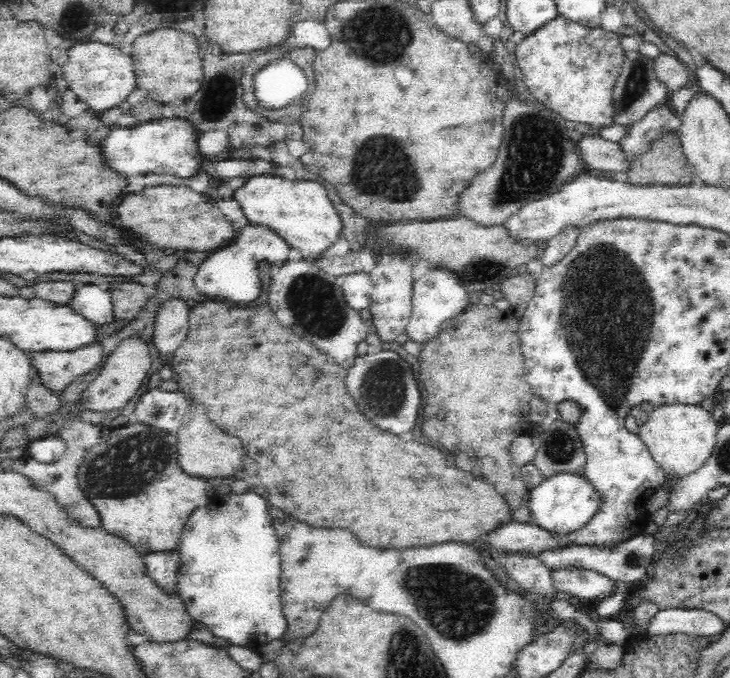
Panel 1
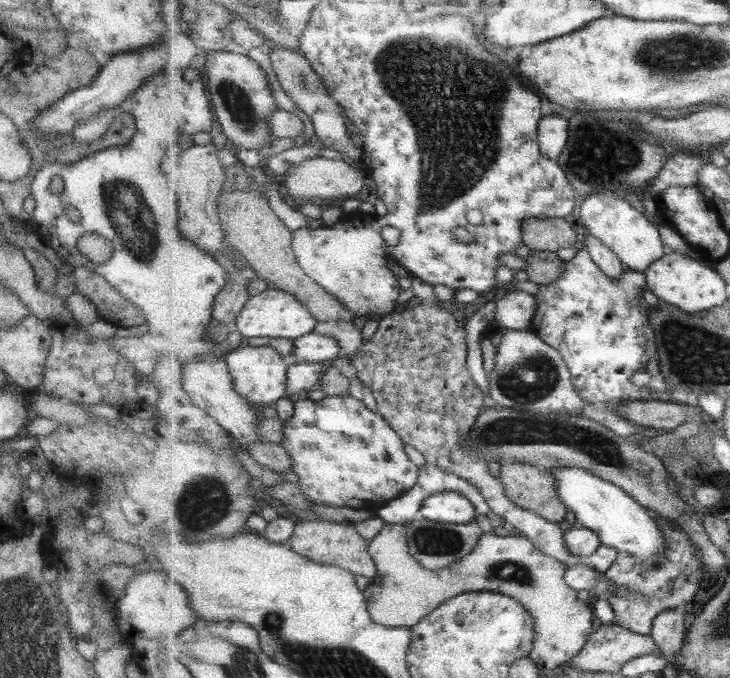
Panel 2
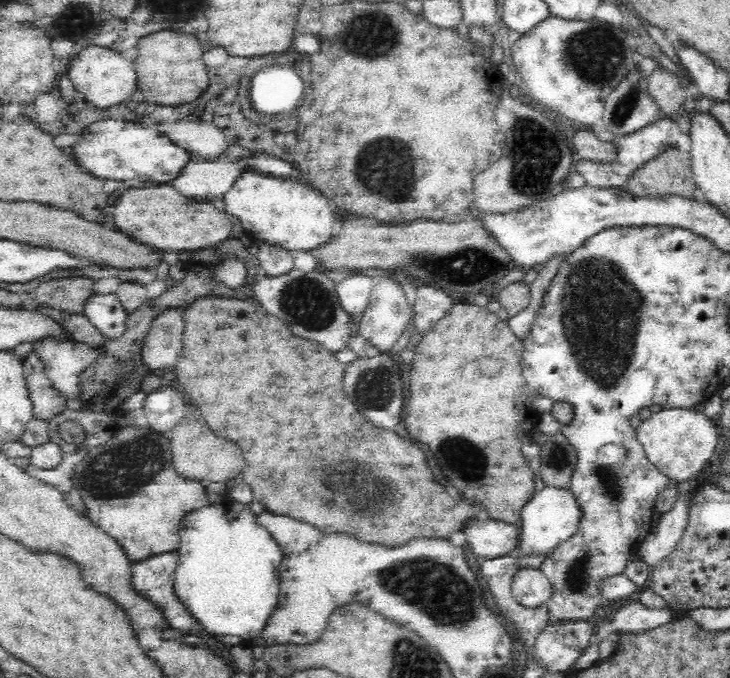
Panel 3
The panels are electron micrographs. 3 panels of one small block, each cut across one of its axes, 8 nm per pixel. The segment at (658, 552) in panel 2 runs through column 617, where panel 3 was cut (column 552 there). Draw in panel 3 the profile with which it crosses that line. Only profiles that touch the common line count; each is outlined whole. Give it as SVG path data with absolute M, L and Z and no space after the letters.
M544 486L535 490L521 510L521 544L519 554L542 554L566 542L578 528L582 516L576 494L568 487Z

